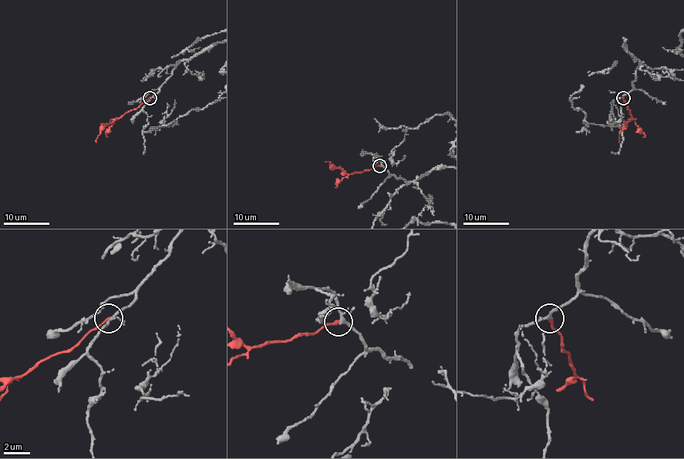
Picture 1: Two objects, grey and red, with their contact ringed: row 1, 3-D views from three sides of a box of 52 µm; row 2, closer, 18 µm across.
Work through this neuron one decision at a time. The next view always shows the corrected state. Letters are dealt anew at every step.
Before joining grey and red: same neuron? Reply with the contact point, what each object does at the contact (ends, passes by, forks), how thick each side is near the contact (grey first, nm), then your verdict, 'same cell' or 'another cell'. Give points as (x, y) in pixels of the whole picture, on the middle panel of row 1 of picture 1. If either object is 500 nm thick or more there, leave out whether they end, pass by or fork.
place (379, 165); grey forks; red ends; calibres 160 and 180 nm; another cell

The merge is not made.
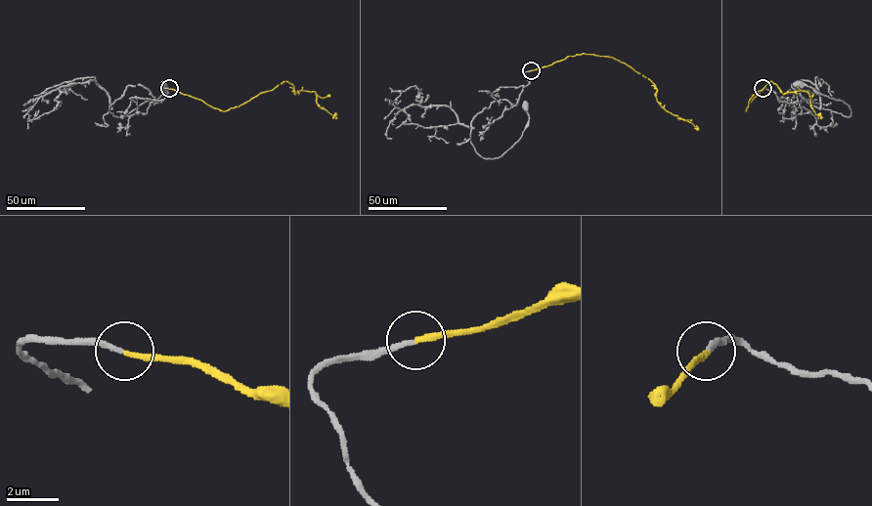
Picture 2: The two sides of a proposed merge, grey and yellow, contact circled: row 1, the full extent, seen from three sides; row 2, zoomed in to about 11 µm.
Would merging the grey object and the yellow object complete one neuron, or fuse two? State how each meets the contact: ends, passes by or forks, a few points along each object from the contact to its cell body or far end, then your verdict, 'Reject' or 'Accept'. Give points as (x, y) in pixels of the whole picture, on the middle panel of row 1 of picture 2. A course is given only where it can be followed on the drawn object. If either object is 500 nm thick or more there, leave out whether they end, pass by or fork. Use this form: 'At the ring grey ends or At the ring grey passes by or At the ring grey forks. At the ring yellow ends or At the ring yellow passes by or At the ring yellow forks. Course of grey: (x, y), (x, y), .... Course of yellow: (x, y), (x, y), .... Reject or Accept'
At the ring grey ends. At the ring yellow ends. Course of grey: (531, 70), (517, 105), (497, 100), (474, 116), (475, 150), (484, 158), (501, 155), (522, 134), (525, 106). Course of yellow: (531, 70), (577, 54), (612, 57), (649, 79), (657, 90), (658, 103), (666, 110), (698, 129). Accept

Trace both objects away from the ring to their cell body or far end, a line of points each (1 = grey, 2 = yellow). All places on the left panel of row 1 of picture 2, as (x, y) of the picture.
1: (169, 89), (156, 103), (145, 87), (129, 85), (108, 111), (126, 115), (157, 99), (163, 84)
2: (169, 89), (225, 111), (287, 81), (293, 85), (295, 94), (304, 91), (316, 93), (317, 103), (336, 118)

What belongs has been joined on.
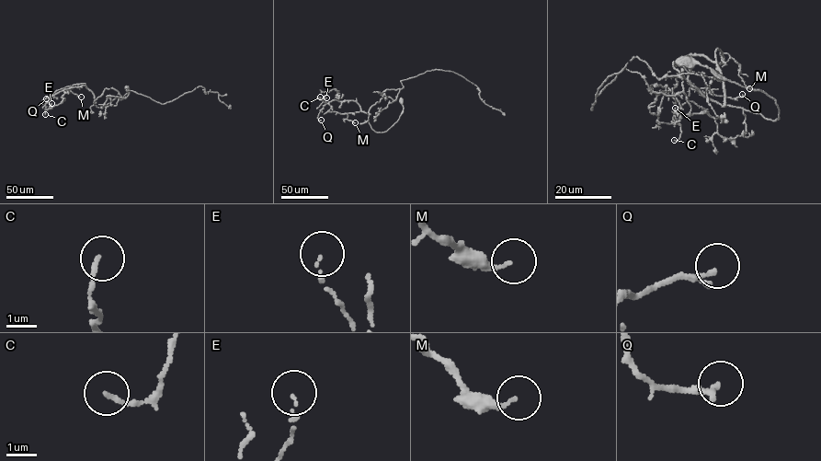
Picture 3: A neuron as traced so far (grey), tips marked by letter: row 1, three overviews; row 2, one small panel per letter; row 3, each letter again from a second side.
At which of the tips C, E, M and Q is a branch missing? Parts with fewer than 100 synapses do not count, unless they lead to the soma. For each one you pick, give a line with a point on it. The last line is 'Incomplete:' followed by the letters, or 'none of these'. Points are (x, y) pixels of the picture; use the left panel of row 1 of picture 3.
Incomplete: none of these

